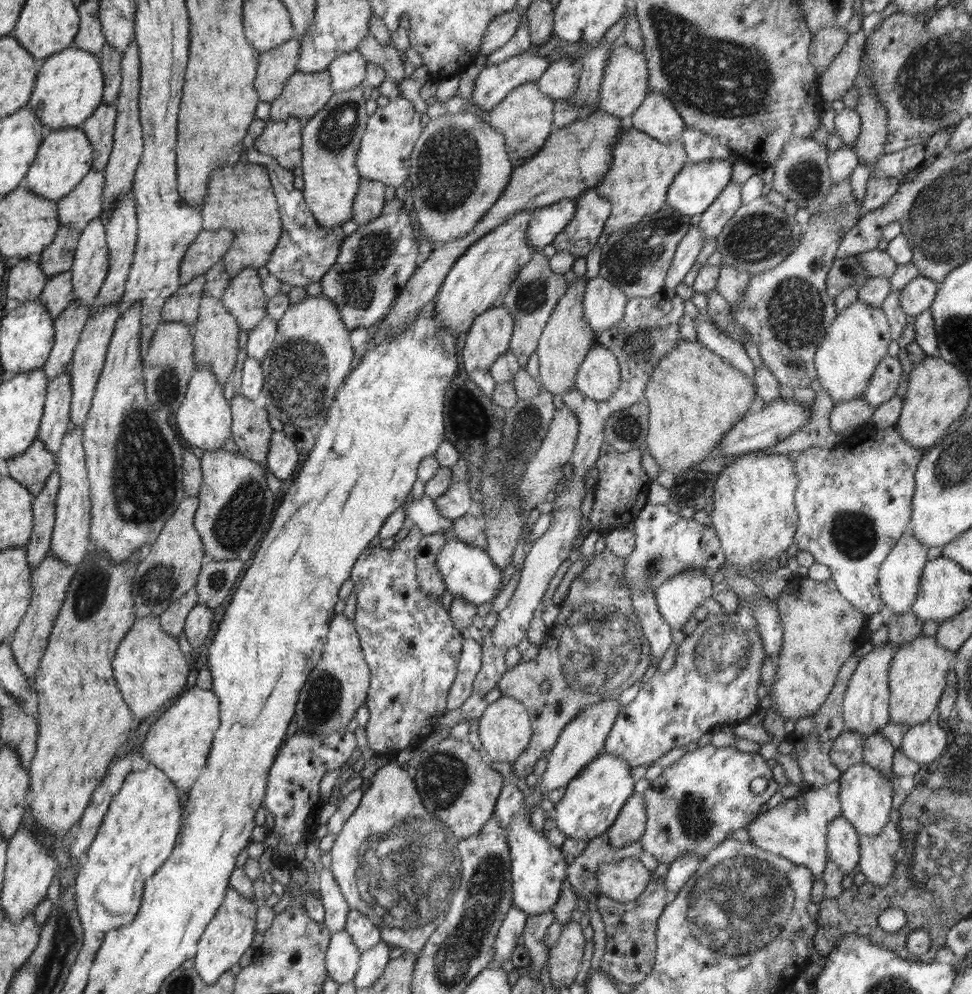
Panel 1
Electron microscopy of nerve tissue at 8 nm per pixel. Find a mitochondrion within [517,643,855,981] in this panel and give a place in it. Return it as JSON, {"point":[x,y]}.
{"point":[744,905]}

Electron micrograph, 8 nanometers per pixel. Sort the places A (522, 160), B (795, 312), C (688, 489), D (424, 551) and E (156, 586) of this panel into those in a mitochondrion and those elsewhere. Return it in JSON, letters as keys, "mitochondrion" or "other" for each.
{"A":"other","B":"mitochondrion","C":"mitochondrion","D":"other","E":"mitochondrion"}

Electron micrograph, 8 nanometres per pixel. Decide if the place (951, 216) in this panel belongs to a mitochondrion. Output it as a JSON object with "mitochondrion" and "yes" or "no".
{"mitochondrion":"yes"}

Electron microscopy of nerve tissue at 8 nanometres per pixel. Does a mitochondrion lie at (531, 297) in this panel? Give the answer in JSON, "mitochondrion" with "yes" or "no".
{"mitochondrion":"yes"}

